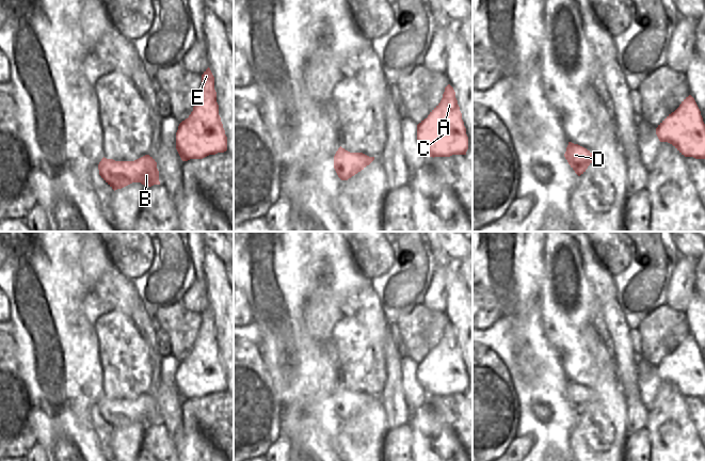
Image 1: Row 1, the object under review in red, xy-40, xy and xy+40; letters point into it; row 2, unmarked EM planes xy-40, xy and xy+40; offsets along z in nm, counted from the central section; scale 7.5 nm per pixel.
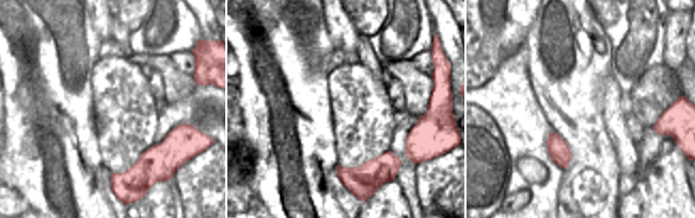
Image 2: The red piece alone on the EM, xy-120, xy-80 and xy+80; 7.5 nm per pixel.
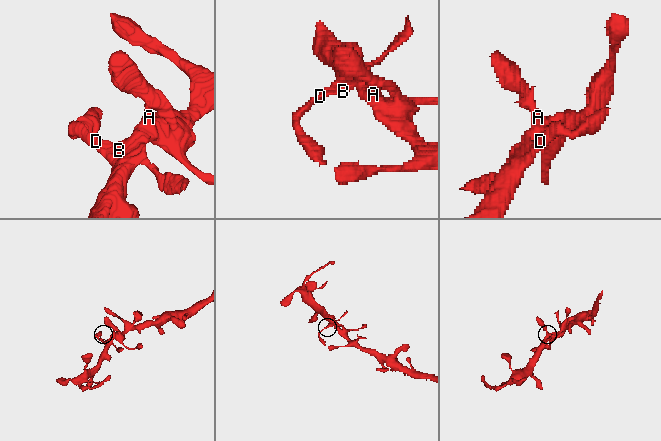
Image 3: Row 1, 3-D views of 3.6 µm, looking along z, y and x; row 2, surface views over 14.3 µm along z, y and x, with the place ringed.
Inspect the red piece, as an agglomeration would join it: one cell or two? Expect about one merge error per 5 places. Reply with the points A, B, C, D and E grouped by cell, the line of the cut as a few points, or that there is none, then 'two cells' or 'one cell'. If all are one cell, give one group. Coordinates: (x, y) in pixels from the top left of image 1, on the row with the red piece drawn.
A B C D E | no cut | one cell

